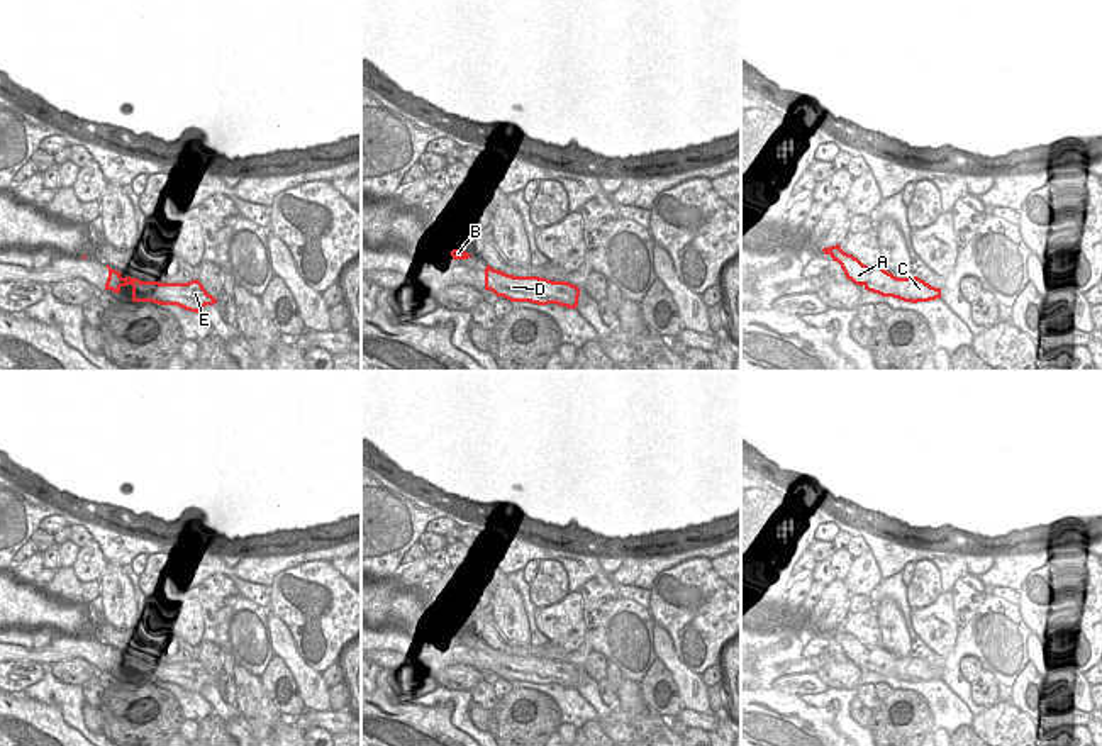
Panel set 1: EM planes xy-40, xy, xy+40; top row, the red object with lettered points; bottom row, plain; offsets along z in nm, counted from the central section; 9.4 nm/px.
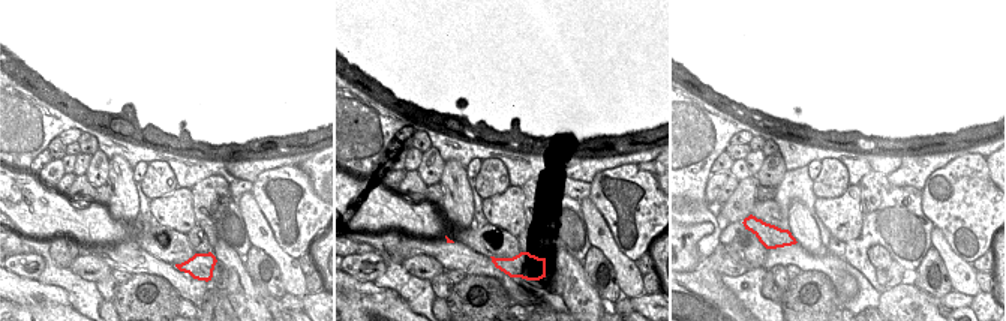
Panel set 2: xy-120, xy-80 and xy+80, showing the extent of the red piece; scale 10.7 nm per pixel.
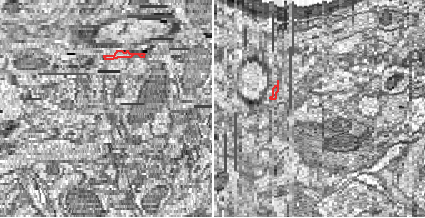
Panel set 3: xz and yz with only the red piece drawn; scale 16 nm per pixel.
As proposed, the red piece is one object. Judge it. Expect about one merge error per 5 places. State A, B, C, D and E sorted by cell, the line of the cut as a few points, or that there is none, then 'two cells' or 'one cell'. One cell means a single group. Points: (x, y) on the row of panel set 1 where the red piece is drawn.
groups A B C D E; cut none; one cell

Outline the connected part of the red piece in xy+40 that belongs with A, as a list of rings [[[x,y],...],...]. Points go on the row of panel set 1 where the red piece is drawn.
[[[839,244],[822,251],[841,264],[848,280],[868,292],[912,303],[941,298],[941,288],[931,287],[917,276],[897,278],[882,266],[866,266],[853,254],[844,253]]]

